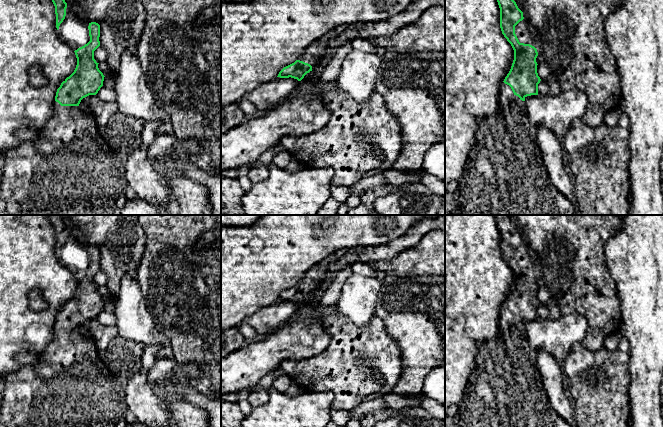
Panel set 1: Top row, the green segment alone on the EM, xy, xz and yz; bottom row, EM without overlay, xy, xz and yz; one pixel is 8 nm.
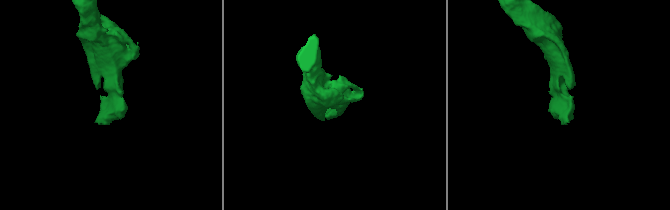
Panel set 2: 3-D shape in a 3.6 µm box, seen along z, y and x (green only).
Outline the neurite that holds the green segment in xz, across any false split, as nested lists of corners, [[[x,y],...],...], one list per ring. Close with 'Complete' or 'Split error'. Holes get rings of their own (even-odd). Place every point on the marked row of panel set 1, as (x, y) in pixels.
[[[335,29],[316,40],[300,55],[294,63],[284,67],[278,74],[280,78],[294,78],[301,81],[310,71],[324,62],[330,43],[337,37]]]. Split error

